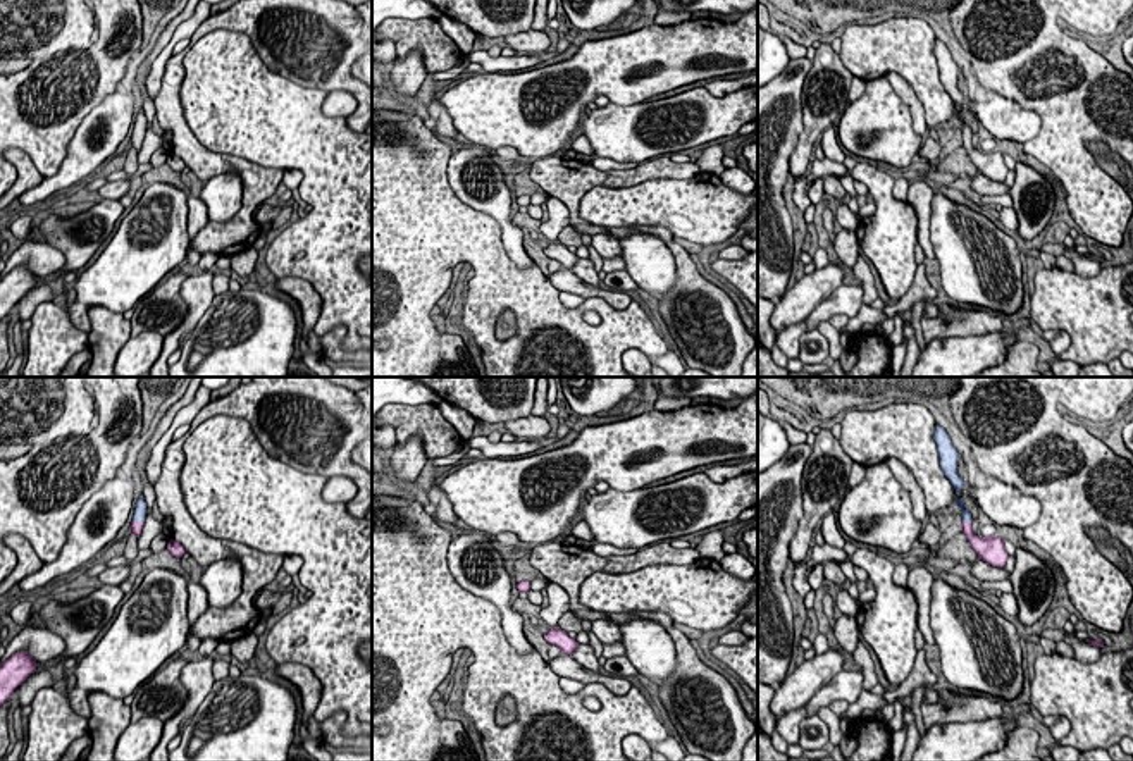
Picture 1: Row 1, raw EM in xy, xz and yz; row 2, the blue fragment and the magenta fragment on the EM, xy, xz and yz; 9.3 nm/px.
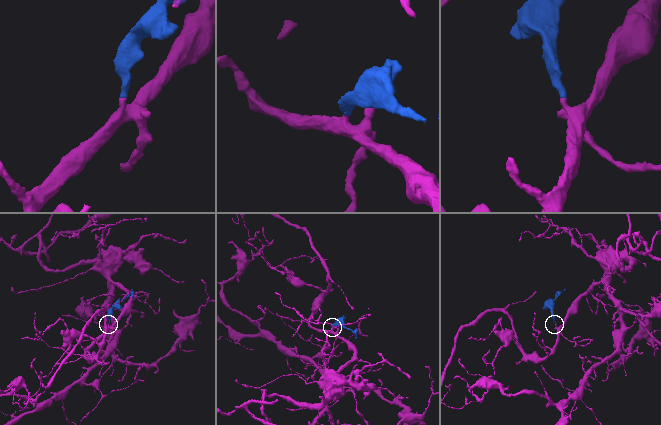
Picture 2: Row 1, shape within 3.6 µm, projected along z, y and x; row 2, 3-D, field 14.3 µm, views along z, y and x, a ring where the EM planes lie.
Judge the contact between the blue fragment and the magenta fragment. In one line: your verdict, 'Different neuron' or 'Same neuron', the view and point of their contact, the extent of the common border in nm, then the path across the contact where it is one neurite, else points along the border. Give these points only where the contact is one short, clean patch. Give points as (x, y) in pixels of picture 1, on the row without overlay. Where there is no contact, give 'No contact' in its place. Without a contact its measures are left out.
Same neuron. Touches blue at yz (968, 135). Shared border 100 nm

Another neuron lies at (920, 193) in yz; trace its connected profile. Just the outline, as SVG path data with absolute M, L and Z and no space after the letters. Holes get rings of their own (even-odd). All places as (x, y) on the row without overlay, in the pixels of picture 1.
M923 176L911 177L911 186L907 191L907 201L918 213L918 243L925 253L925 258L933 260L933 246L930 243L930 213L932 213L932 198L935 193L935 184Z

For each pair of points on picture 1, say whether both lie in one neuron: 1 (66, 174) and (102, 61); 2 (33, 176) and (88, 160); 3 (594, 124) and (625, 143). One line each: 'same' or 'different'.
1: different
2: different
3: same

